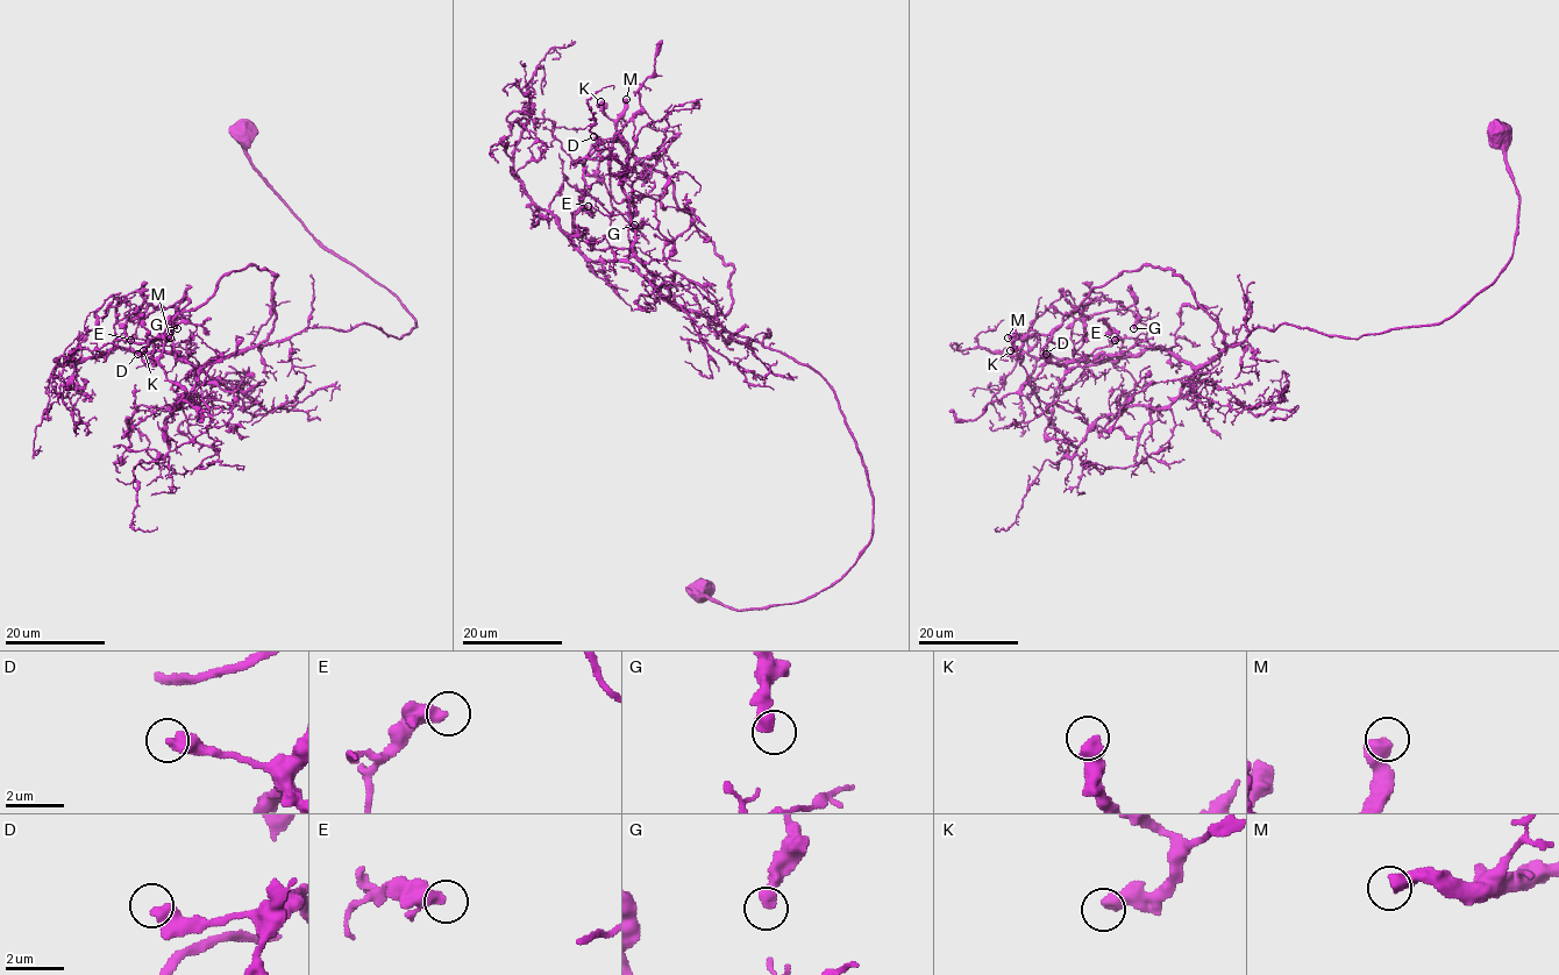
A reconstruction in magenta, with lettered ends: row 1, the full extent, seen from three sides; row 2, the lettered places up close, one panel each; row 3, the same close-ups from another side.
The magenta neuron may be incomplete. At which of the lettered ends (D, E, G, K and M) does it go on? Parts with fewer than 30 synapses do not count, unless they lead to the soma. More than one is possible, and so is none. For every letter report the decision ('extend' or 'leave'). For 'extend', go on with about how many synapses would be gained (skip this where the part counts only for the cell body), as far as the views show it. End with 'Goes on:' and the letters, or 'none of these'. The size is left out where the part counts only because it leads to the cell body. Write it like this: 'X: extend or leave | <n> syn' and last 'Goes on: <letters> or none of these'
D: leave
E: leave
G: leave
K: leave
M: extend | 250 syn
Goes on: M

